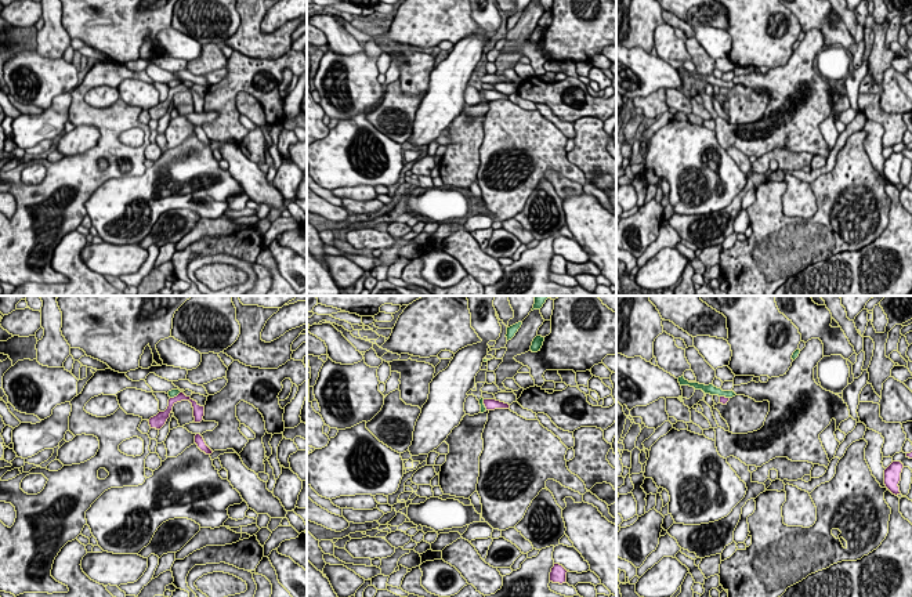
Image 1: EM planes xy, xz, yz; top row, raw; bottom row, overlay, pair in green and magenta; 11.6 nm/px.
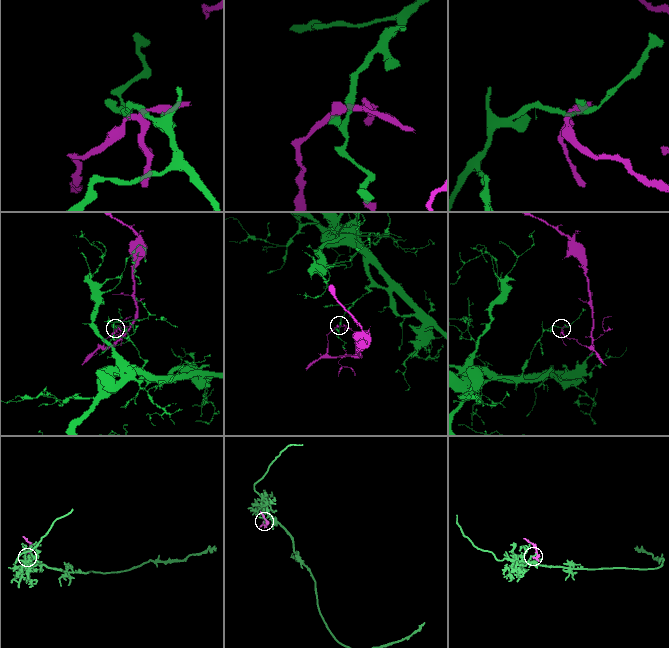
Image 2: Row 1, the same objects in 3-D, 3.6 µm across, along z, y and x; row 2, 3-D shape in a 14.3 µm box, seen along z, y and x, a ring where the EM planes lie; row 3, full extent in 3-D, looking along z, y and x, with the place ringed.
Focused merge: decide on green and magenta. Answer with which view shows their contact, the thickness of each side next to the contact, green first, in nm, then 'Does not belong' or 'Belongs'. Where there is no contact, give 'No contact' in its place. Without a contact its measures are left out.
Touches green in xy. Thickness 90 nm (green) against 100 nm. Does not belong

